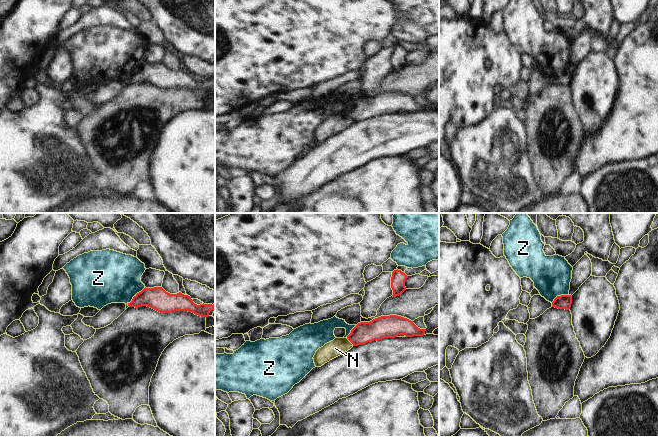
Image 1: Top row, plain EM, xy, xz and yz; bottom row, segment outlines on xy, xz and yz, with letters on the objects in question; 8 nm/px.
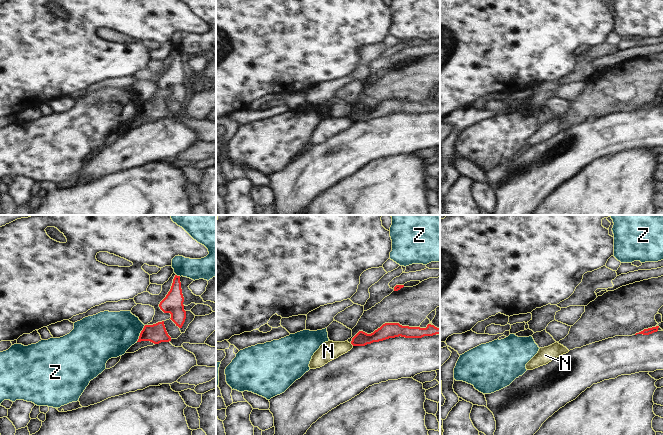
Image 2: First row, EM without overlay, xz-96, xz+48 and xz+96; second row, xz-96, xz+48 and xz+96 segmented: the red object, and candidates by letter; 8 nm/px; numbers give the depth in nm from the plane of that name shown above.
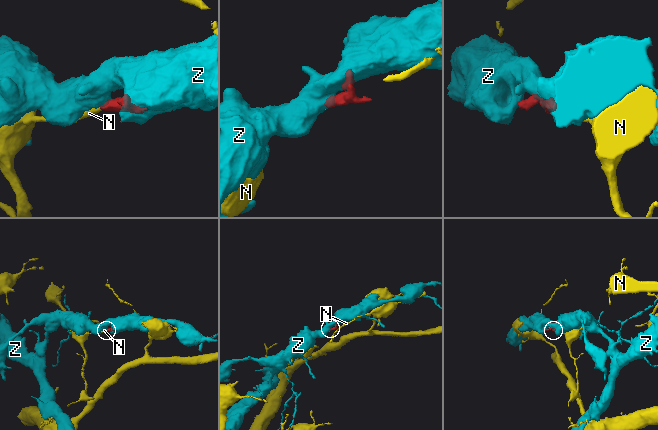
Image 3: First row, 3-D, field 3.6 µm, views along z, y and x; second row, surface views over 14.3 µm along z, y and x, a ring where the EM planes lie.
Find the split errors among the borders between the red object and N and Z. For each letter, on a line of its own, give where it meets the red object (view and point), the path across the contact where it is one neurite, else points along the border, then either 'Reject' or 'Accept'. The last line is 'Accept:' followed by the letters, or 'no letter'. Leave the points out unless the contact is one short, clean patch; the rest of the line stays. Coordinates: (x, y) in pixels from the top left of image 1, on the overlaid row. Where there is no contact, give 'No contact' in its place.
N: Touches red at xz (350, 341). Boundary: xz (346, 338), (353, 345). Reject
Z: Touches red at xy (136, 294). Reject
Accept: no letter

